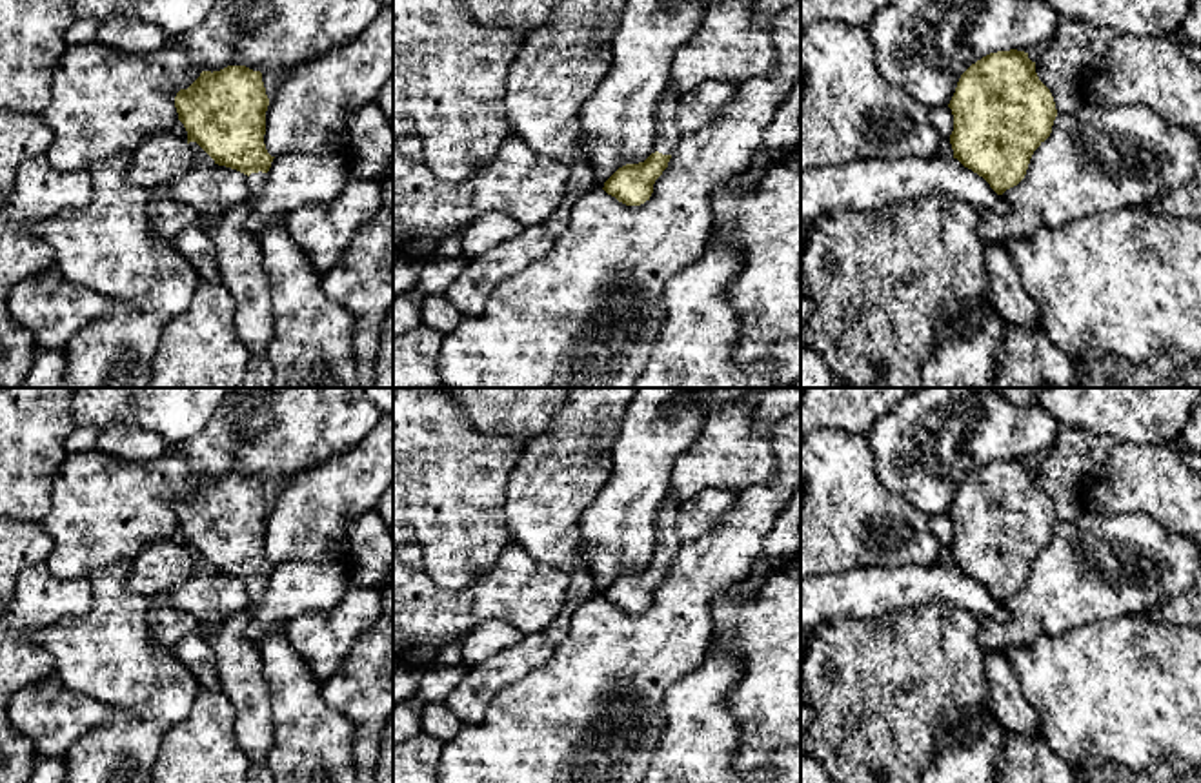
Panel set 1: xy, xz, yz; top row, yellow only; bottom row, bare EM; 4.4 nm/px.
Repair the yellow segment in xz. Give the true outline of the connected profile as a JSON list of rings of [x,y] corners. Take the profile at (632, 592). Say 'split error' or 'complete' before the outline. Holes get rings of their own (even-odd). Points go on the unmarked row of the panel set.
split error; [[[670,490],[653,521],[653,561],[639,572],[619,575],[606,590],[604,599],[626,614],[641,614],[650,608],[655,588],[668,575],[681,539],[675,532],[681,501]]]

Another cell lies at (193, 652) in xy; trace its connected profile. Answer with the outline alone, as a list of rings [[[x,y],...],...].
[[[193,630],[173,650],[177,659],[198,681],[202,688],[218,690],[217,657],[207,641]]]

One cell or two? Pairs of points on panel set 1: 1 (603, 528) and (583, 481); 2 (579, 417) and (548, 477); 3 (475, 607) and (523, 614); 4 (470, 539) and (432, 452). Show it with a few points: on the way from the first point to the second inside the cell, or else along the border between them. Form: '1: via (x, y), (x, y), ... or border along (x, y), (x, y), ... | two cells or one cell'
1: border along (612, 463), (606, 485), (583, 512), (581, 543) | two cells
2: via (579, 432), (579, 447), (563, 463) | one cell
3: via (486, 607), (512, 607) | one cell
4: via (455, 518), (444, 490), (432, 474) | one cell

